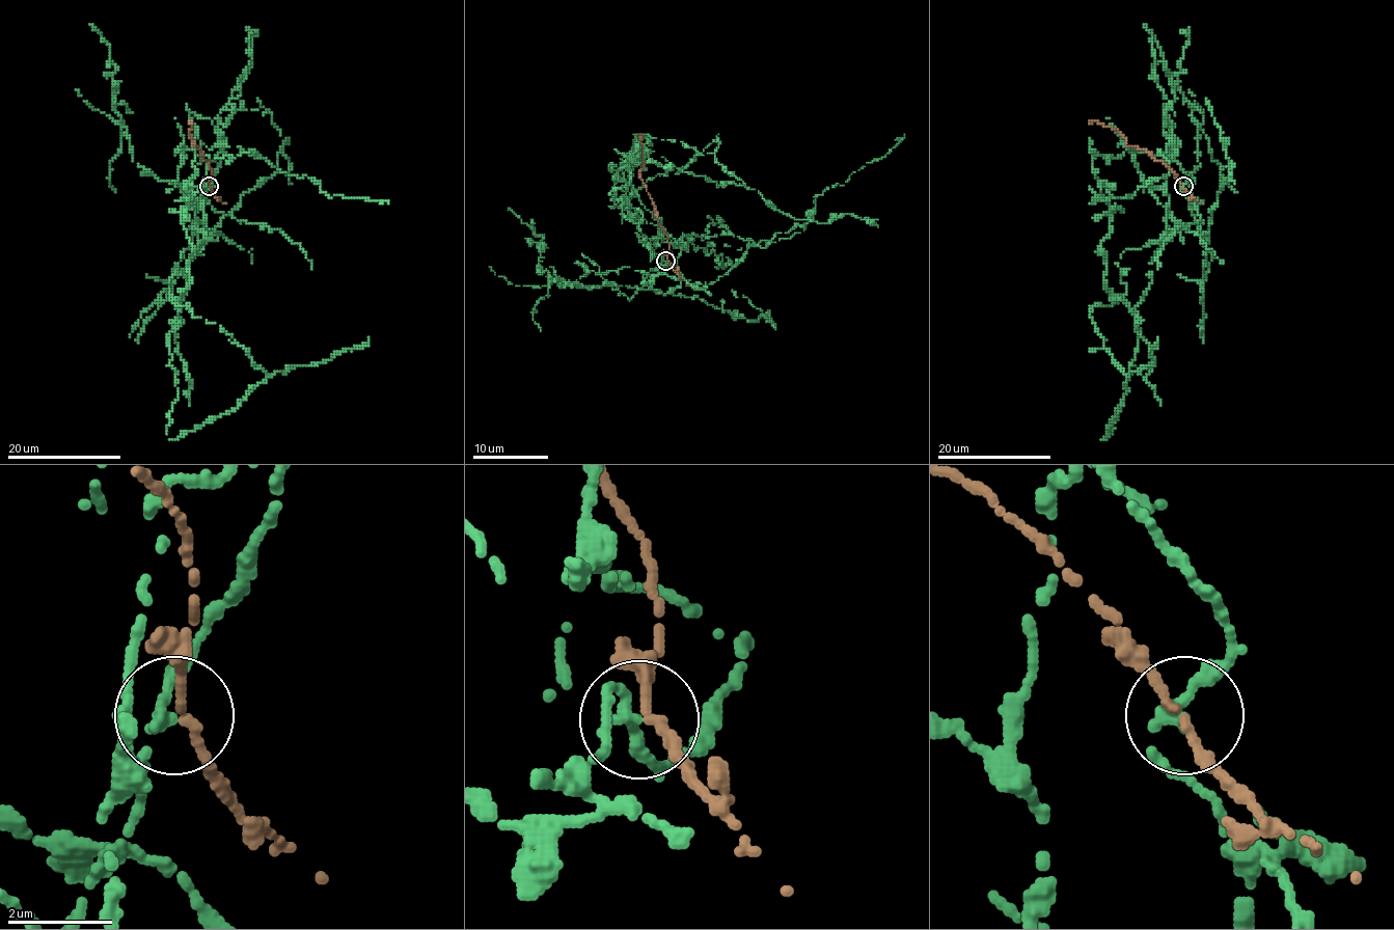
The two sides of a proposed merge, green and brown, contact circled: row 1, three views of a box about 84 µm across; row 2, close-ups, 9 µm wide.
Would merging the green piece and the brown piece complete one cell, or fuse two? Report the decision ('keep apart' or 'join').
keep apart

